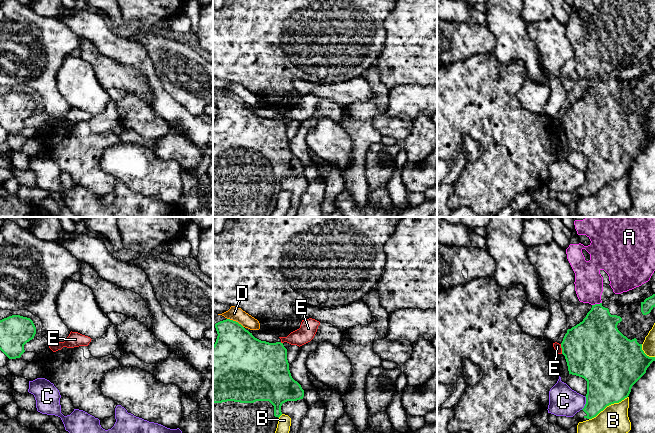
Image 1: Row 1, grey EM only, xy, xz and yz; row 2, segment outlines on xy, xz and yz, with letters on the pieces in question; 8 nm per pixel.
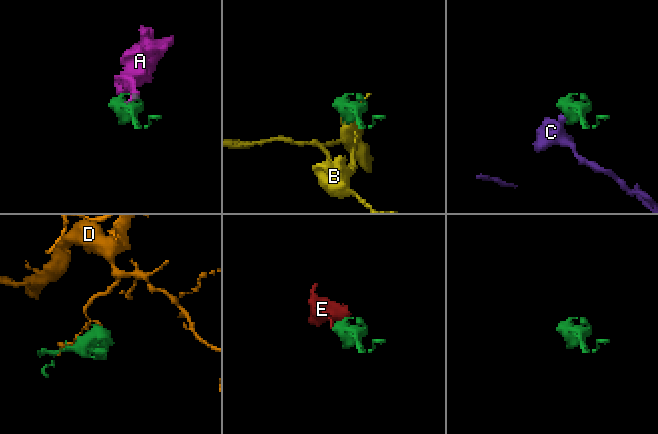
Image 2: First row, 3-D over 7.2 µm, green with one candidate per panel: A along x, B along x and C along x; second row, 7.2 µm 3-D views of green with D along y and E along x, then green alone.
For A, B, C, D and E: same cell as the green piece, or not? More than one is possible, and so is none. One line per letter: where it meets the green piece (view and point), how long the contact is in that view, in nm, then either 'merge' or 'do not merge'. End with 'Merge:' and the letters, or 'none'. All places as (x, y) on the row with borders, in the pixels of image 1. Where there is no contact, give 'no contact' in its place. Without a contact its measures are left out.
A: contact yz (596, 304); length 80 nm; do not merge
B: contact yz (608, 405); length 360 nm; do not merge
C: contact yz (586, 403); length 120 nm; do not merge
D: contact xz (235, 321); length 150 nm; do not merge
E: contact yz (562, 349); length 80 nm; do not merge
Merge: none

